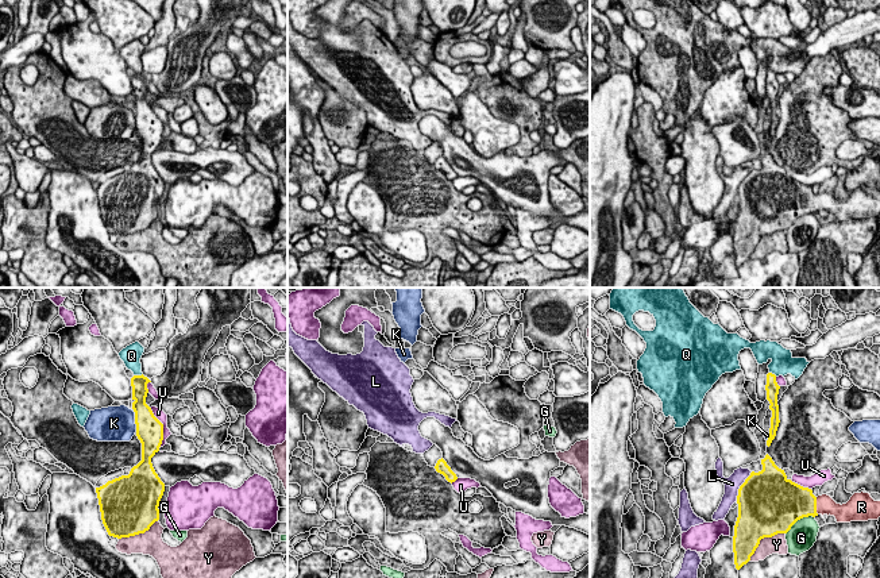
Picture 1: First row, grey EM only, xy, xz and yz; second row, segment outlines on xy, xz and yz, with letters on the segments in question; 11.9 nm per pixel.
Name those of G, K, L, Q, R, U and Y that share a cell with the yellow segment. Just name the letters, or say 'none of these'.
R

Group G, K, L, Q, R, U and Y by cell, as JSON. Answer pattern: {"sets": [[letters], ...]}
{"sets": [["G"], ["K"], ["L"], ["Q", "Y"], ["R"], ["U"]]}

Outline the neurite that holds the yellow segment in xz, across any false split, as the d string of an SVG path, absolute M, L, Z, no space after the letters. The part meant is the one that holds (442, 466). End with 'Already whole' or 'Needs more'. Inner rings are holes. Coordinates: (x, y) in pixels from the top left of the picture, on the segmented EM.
M441 458L435 466L436 471L443 474L448 482L455 482L458 479L456 474L451 470L447 462Z. Already whole

